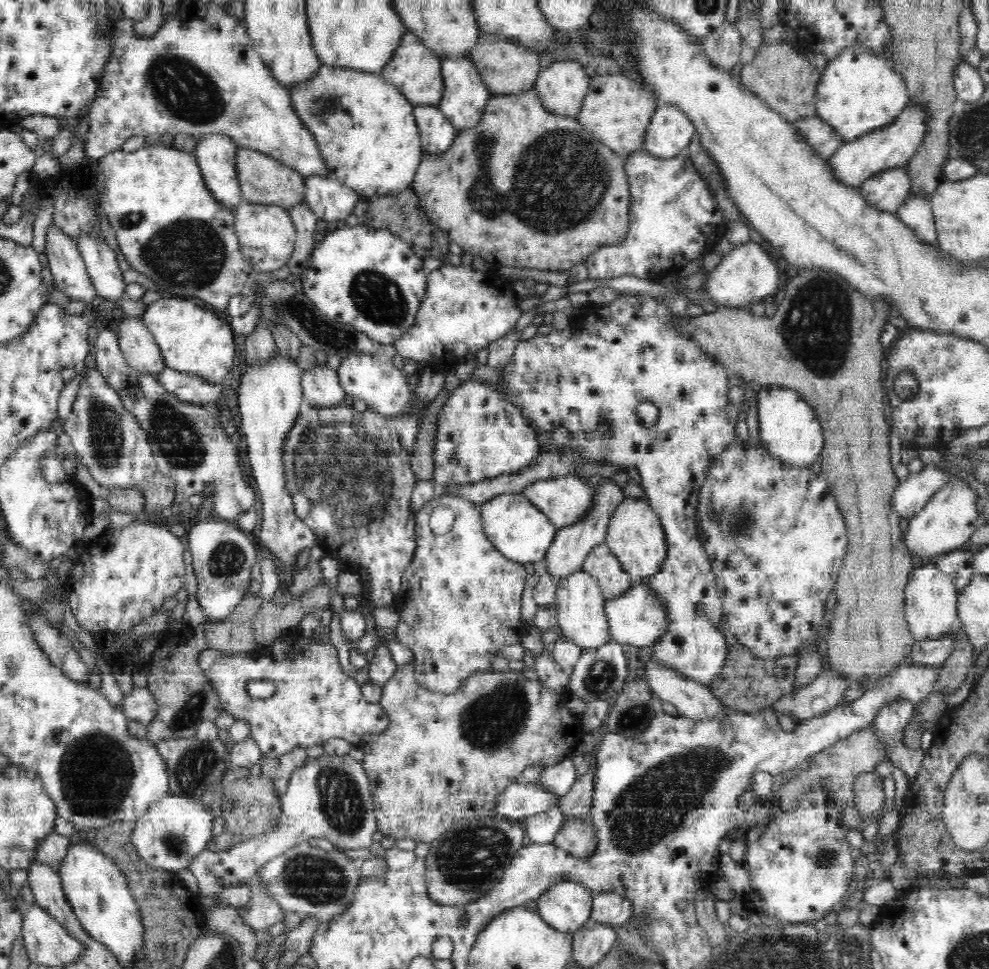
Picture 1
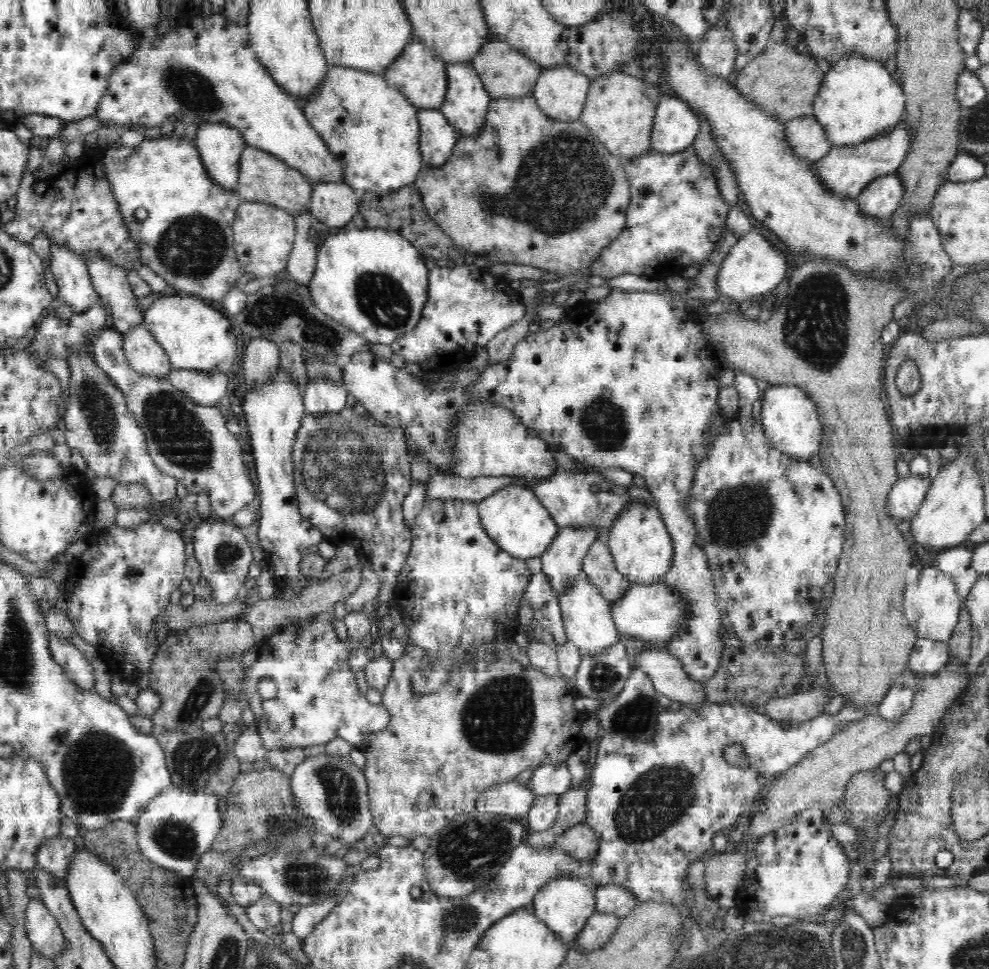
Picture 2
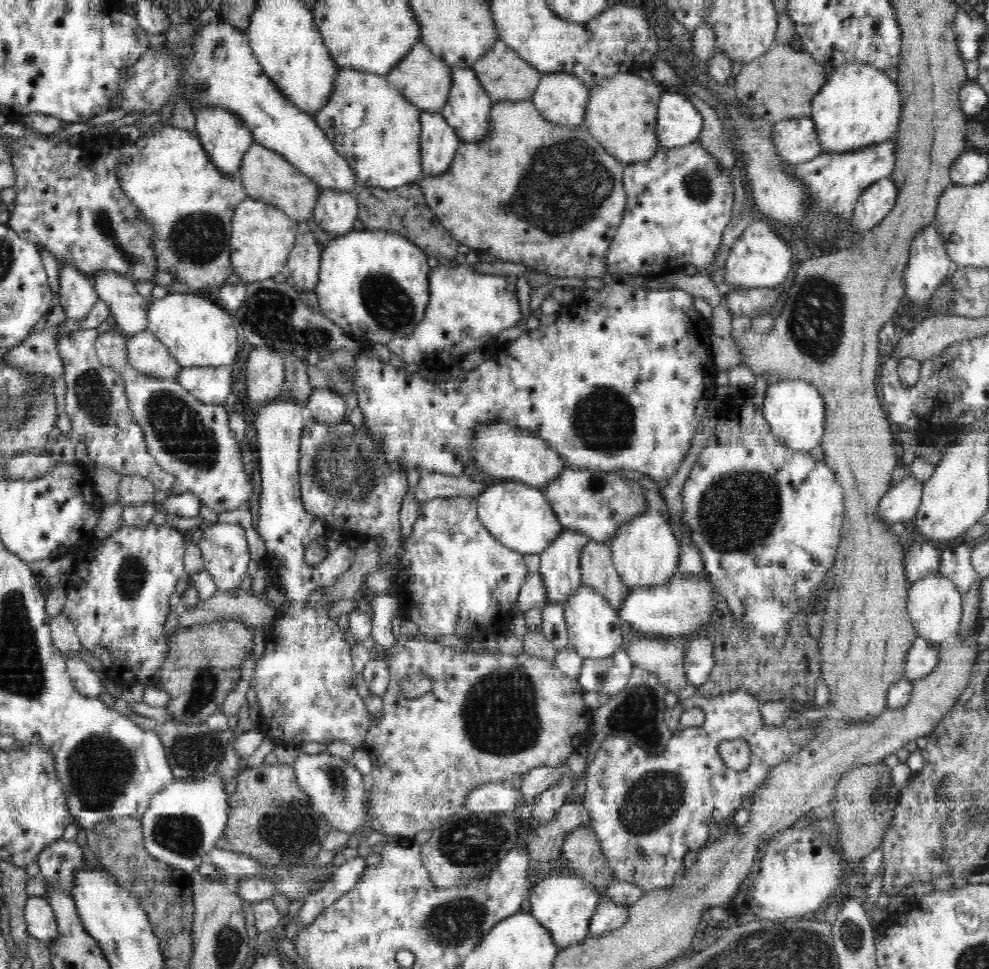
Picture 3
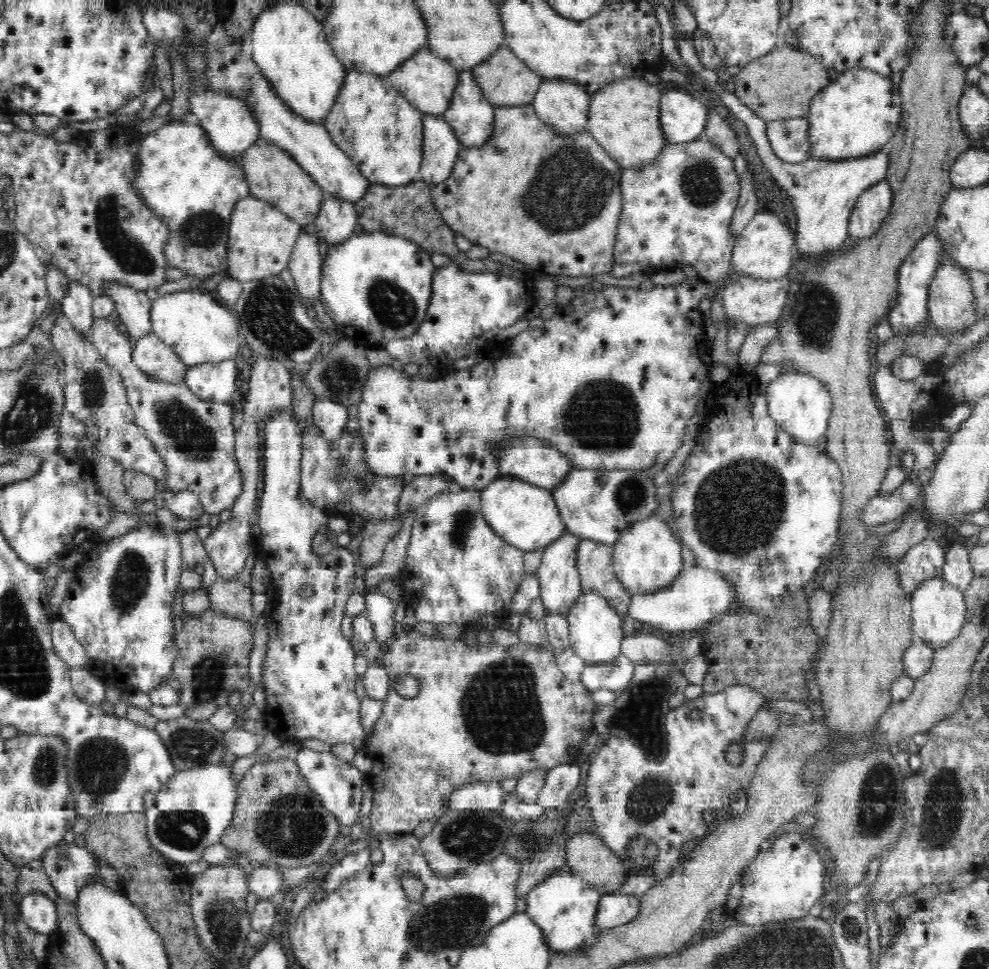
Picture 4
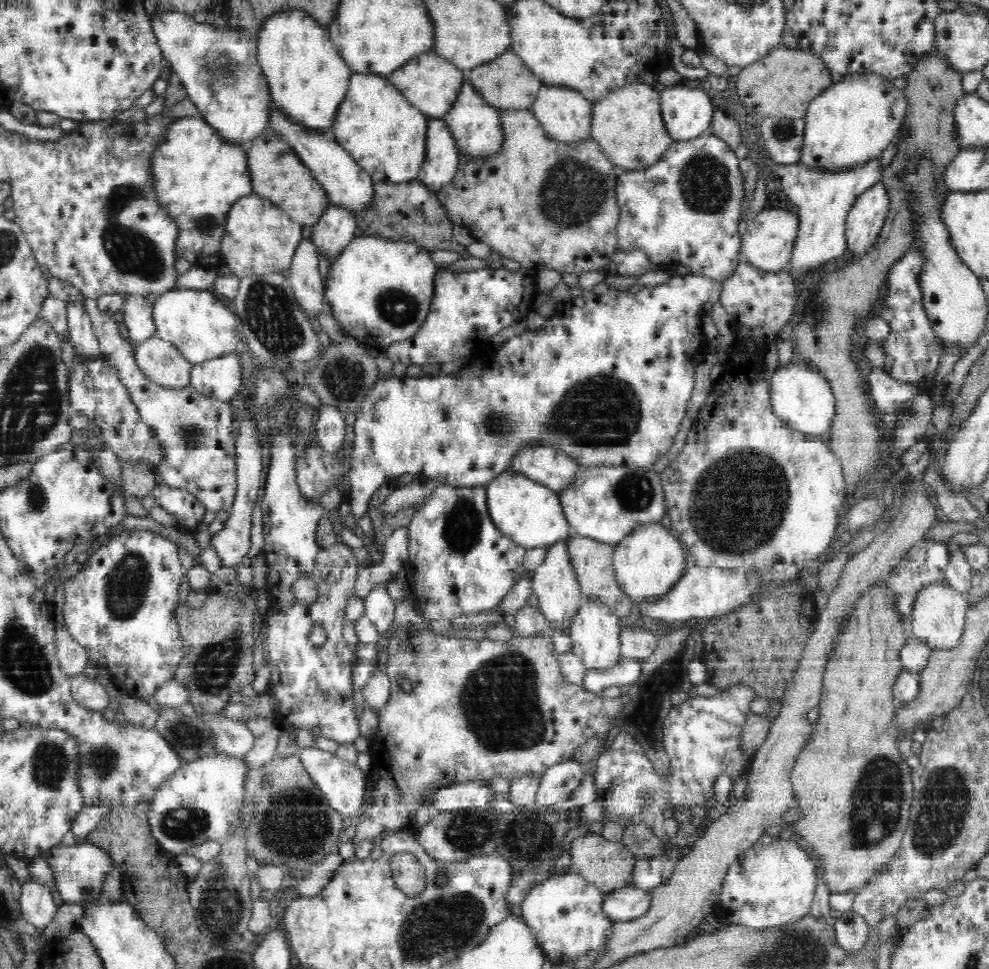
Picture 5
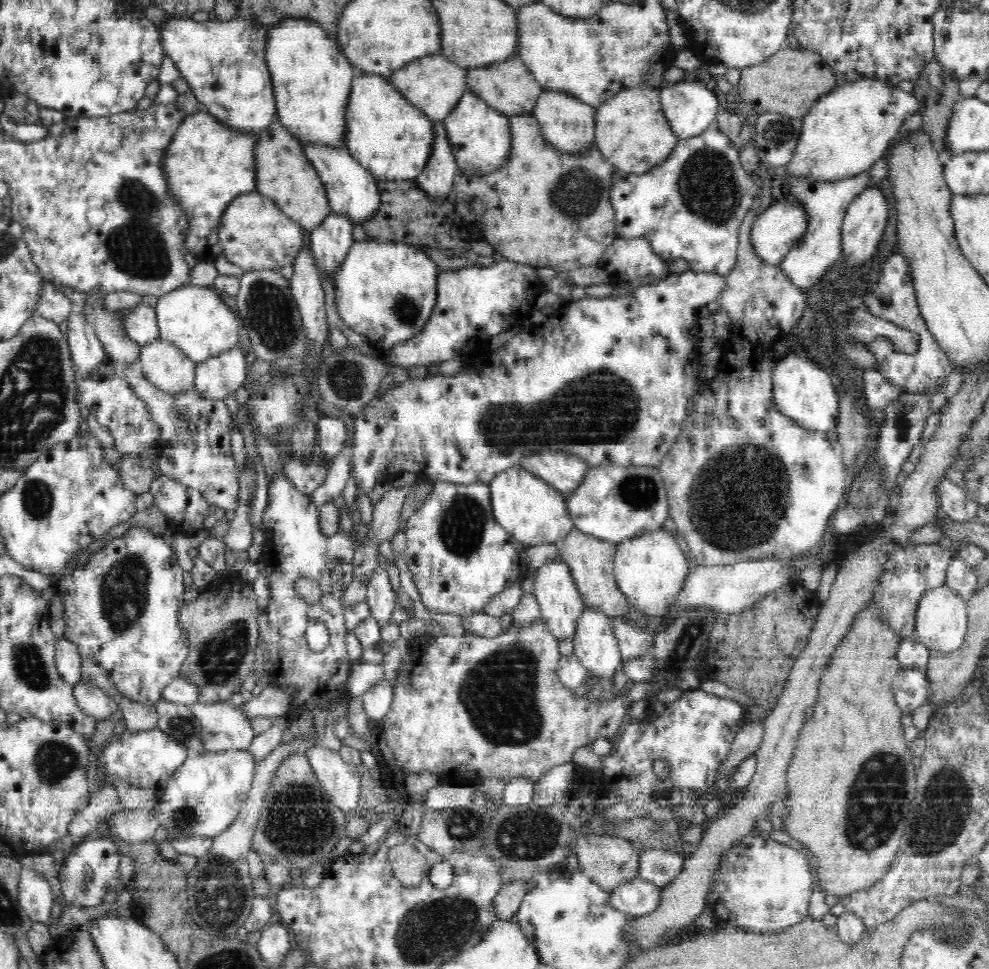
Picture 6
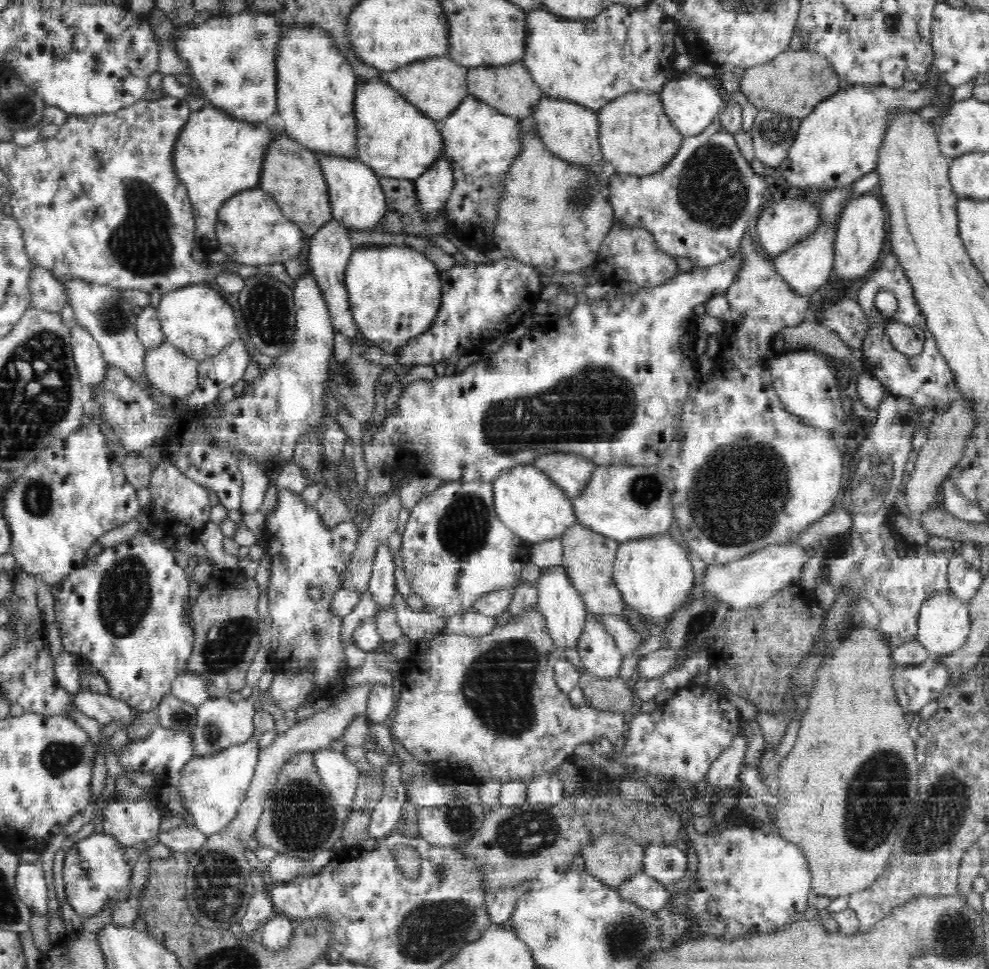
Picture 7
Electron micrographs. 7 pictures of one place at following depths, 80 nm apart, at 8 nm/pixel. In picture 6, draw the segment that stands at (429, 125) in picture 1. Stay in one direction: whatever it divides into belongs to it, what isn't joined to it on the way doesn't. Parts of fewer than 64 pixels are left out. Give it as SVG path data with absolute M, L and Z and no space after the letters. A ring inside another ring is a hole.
M433 121L436 141L429 162L415 178L416 184L429 200L444 200L458 176L456 159L448 144L443 121Z

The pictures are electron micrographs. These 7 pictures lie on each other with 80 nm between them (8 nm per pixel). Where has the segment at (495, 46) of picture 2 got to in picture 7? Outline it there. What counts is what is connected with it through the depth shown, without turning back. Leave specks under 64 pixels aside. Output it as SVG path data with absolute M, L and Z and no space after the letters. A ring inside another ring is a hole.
M520 60L500 66L472 67L467 70L467 91L500 114L516 119L531 119L540 99L543 97L540 87L536 85L524 63Z

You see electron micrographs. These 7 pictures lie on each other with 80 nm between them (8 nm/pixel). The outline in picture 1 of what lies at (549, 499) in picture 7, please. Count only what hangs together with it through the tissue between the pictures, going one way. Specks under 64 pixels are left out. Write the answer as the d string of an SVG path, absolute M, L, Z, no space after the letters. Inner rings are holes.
M522 492L500 494L480 504L484 534L494 548L508 560L528 563L543 561L557 531L556 526L540 508L531 503Z

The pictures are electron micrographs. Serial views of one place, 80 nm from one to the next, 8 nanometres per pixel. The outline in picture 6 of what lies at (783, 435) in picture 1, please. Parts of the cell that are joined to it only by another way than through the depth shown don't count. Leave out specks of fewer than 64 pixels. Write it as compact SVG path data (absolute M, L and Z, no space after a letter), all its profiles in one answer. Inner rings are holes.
M790 352L775 363L773 386L775 407L784 416L792 417L792 420L814 432L827 432L838 426L839 397L831 372L803 352Z

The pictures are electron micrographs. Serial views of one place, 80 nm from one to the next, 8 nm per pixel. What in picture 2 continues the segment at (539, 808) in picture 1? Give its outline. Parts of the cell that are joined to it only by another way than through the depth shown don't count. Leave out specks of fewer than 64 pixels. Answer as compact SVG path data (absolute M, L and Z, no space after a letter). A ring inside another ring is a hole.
M514 780L480 793L477 798L477 811L507 815L525 821L537 798L528 785L523 786Z

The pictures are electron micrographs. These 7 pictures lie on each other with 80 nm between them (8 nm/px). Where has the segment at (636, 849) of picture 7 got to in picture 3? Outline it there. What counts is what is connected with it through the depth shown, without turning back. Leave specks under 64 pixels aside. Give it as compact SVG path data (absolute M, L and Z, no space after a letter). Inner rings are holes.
M590 826L576 828L566 836L562 843L562 856L569 864L569 871L582 877L599 893L616 881L612 866L604 857L601 842Z

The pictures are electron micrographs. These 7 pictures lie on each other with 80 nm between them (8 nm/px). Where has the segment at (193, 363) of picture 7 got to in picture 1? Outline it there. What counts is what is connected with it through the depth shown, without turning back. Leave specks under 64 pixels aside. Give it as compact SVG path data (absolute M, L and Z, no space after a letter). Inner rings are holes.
M123 316L115 325L120 351L132 369L154 376L166 370L162 352L142 318Z

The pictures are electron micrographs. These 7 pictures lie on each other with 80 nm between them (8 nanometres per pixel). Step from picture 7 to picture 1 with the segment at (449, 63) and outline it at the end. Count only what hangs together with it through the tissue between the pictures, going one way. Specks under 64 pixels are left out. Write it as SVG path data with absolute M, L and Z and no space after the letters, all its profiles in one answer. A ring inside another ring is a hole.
M406 32L396 48L394 56L382 67L380 75L392 83L413 105L440 104L443 95L442 60L430 50L416 35Z

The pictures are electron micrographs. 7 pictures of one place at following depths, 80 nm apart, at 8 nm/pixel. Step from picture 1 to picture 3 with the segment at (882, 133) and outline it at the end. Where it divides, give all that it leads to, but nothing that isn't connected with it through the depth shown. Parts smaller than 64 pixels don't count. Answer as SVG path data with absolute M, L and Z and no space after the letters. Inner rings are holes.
M894 137L876 143L874 146L863 148L862 151L849 152L848 154L822 153L820 156L808 160L802 164L790 164L786 166L786 173L790 177L796 177L804 183L804 187L810 190L812 196L812 210L810 210L810 222L808 222L808 236L816 242L828 242L832 234L840 228L840 220L852 219L855 204L871 184L877 180L892 176L894 164L896 164L896 143Z

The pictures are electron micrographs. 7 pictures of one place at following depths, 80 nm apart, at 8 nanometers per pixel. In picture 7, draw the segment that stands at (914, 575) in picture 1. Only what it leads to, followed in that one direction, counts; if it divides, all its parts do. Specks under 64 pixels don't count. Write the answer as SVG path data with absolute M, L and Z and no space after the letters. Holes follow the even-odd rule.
M951 591L936 592L922 603L916 640L926 647L931 656L943 657L958 651L964 646L970 631L971 616L968 603Z

